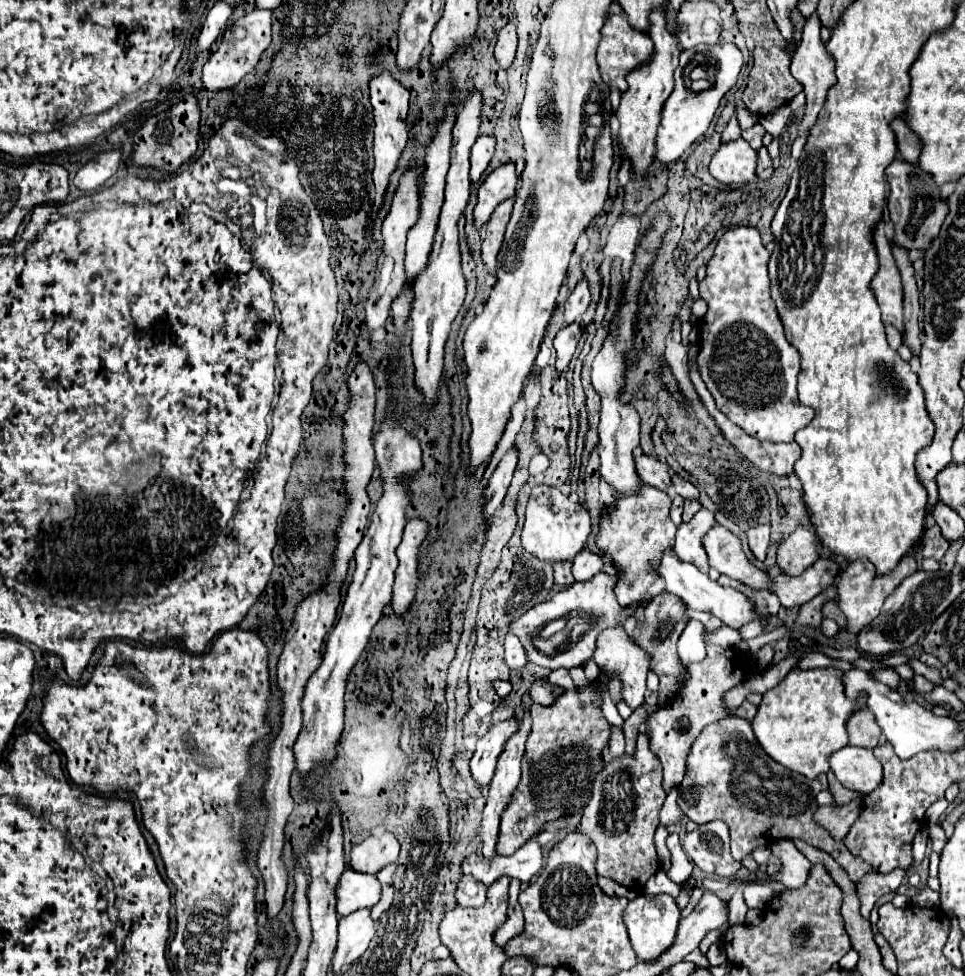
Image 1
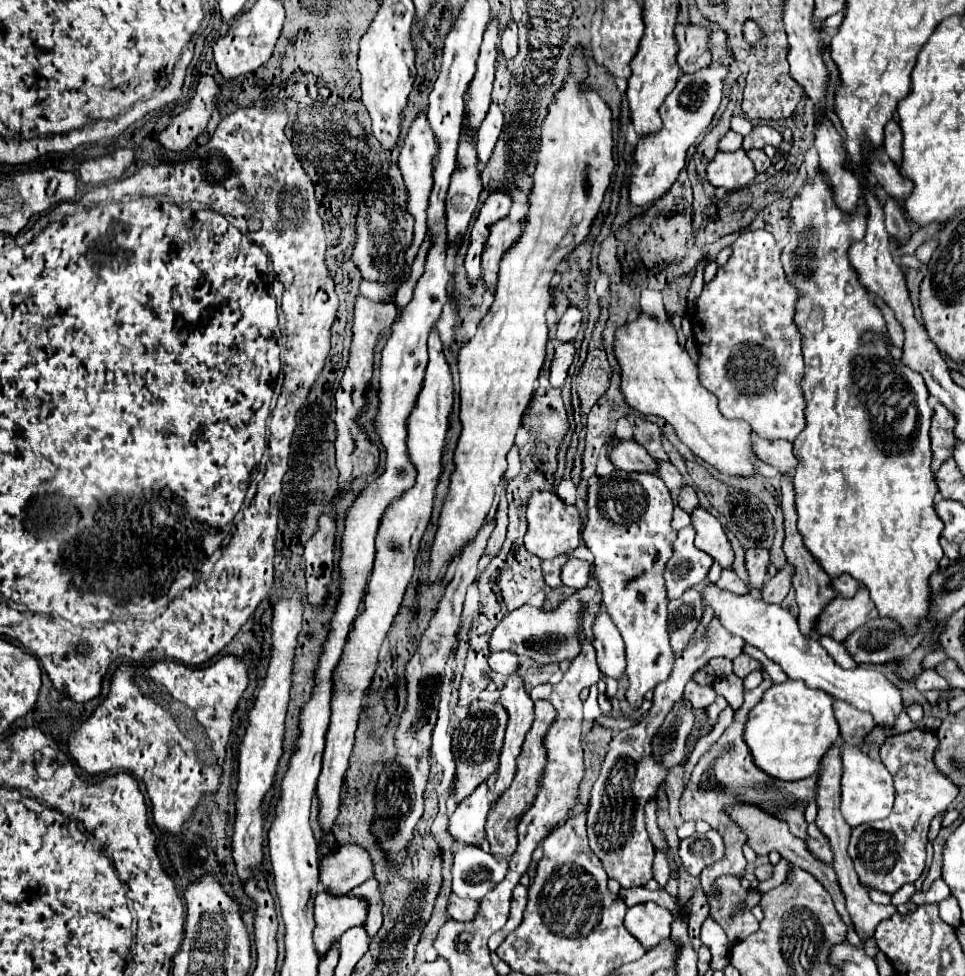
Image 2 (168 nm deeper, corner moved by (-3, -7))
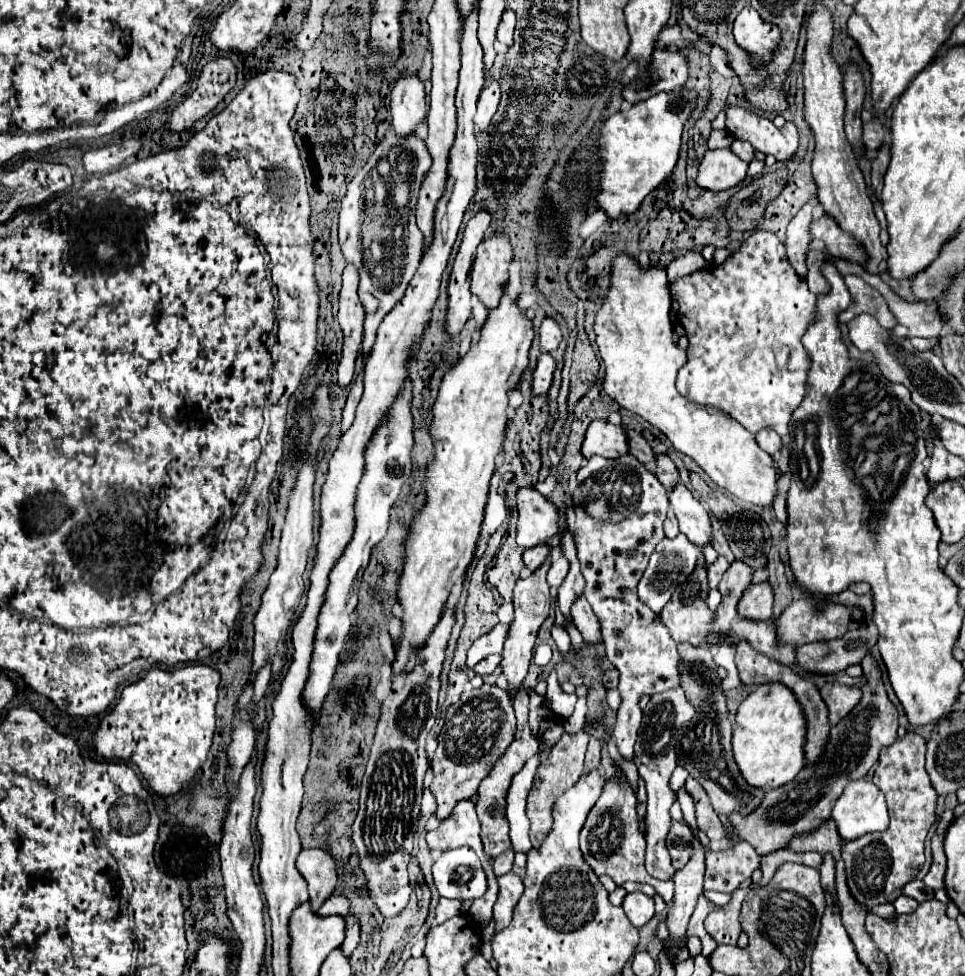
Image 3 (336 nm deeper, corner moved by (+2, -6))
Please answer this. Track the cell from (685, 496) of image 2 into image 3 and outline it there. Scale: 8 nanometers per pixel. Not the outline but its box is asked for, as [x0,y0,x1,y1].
[657,456,679,490]

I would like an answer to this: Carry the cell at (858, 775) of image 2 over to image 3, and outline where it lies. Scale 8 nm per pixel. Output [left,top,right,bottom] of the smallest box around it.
[831,780,889,840]

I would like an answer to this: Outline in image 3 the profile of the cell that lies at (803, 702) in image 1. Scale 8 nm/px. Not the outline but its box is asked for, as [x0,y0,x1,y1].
[733,682,807,788]

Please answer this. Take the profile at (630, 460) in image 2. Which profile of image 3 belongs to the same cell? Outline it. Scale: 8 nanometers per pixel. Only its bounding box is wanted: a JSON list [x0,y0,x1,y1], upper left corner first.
[581,420,629,458]

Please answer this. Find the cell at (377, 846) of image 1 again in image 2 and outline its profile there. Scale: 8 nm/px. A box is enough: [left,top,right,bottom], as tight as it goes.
[320,845,372,895]

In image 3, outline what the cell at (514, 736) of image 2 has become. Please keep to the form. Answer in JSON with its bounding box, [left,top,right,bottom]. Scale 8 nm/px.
[501,558,551,700]

